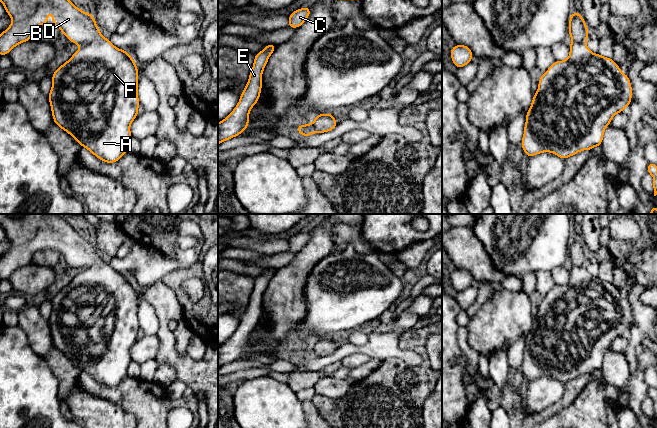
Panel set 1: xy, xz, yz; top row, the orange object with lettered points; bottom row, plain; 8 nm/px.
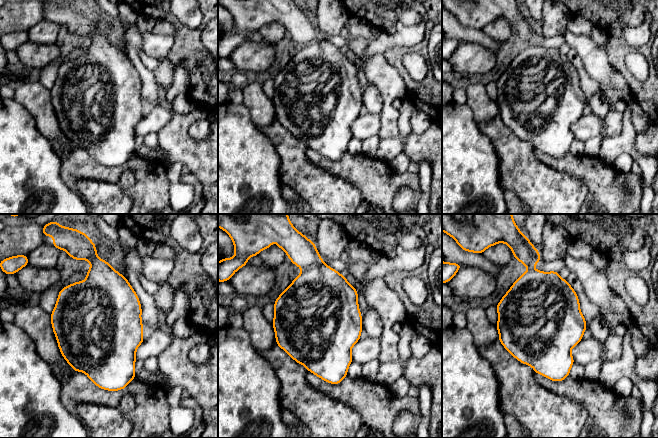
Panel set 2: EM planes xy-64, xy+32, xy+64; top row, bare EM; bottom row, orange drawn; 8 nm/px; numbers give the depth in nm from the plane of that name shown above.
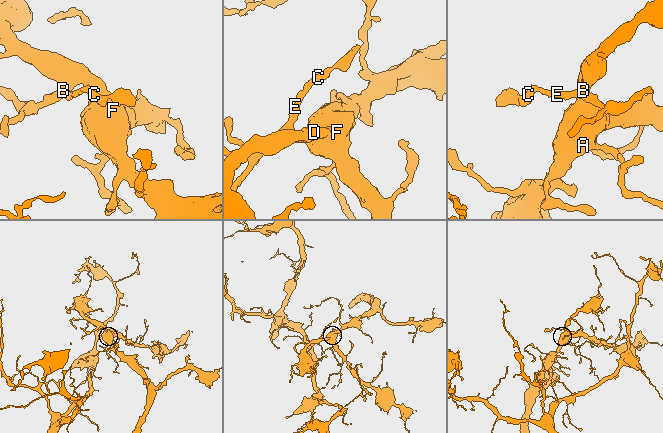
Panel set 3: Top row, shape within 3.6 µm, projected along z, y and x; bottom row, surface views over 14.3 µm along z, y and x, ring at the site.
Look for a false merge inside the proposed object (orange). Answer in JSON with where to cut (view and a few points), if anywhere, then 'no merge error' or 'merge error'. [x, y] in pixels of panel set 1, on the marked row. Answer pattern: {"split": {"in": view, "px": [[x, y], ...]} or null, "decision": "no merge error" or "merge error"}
{"split": null, "decision": "no merge error"}

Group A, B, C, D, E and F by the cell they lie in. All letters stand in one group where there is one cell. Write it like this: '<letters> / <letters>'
A B C D E F

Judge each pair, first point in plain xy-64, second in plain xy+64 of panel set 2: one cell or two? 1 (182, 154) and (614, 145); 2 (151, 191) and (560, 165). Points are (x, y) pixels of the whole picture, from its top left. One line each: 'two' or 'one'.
1: two
2: one

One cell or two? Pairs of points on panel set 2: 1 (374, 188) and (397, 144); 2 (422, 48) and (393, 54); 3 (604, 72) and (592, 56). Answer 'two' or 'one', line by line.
1: two
2: one
3: one

